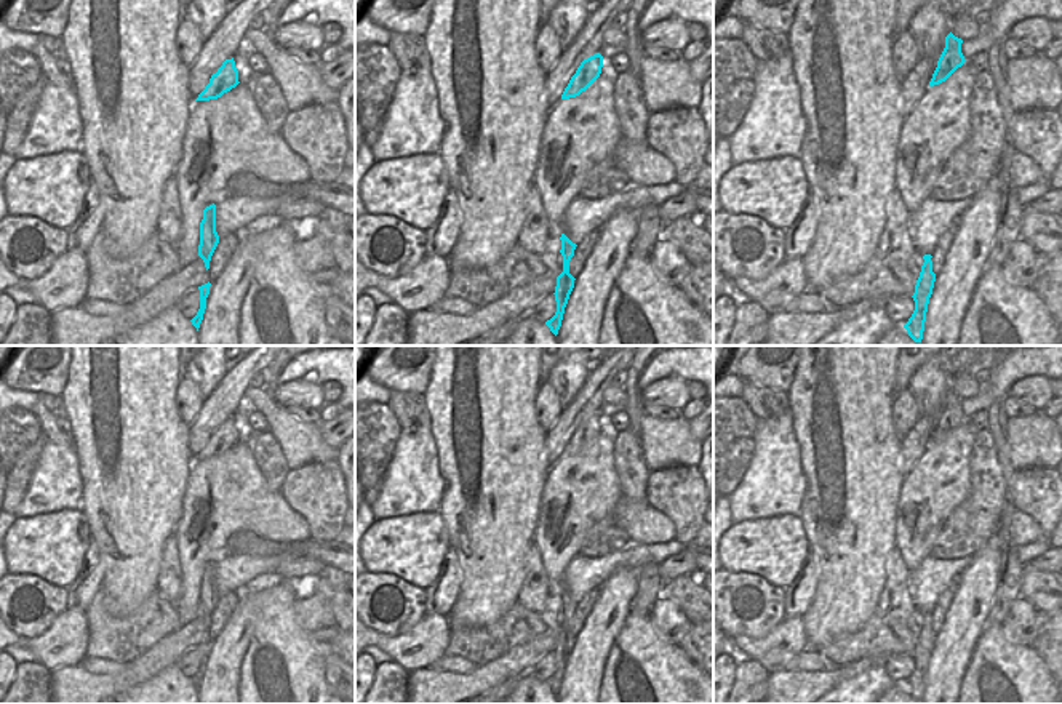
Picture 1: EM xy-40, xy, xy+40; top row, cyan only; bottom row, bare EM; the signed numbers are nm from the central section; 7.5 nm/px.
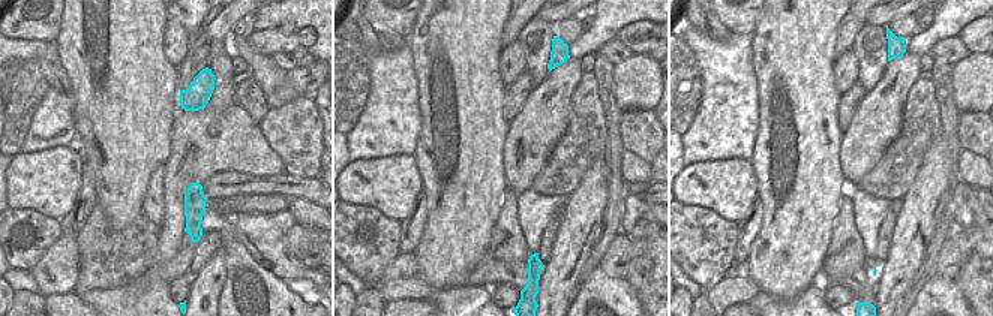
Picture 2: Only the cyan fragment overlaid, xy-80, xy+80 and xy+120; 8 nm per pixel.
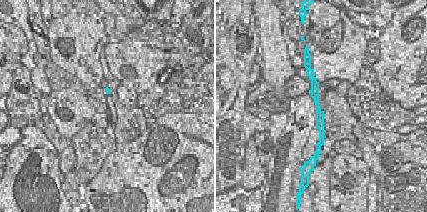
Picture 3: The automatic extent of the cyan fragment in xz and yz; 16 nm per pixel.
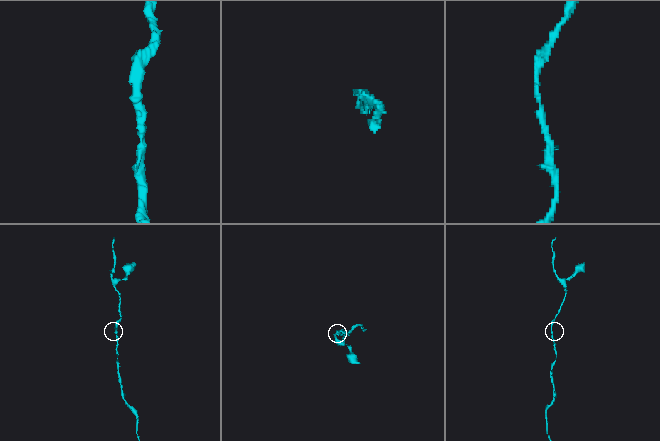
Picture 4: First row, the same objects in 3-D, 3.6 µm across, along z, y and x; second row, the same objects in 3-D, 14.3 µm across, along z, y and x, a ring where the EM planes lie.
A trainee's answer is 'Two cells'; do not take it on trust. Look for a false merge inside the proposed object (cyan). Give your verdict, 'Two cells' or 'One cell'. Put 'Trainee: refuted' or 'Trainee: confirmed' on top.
Trainee: refuted
One cell

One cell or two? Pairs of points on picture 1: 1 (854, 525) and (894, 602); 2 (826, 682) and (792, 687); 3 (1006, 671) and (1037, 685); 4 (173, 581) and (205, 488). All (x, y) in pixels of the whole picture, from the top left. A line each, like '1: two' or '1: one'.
1: two
2: one
3: one
4: two

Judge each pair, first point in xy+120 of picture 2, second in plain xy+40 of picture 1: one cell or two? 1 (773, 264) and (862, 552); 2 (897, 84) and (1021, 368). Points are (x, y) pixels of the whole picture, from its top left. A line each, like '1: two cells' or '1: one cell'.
1: one cell
2: two cells

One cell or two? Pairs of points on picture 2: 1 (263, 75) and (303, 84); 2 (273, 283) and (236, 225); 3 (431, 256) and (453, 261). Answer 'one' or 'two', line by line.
1: two
2: one
3: one

